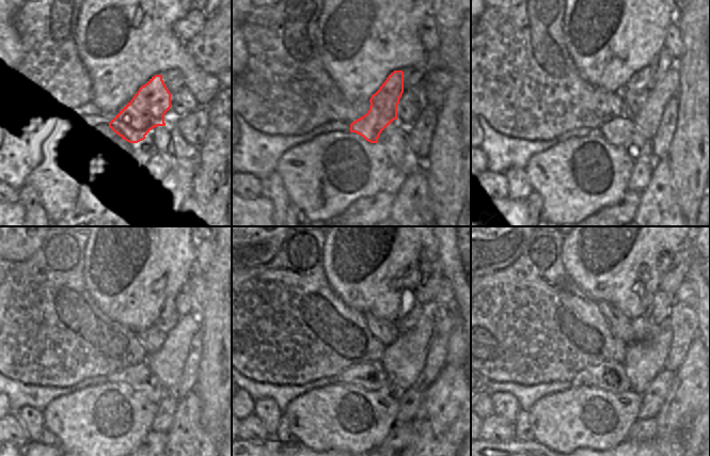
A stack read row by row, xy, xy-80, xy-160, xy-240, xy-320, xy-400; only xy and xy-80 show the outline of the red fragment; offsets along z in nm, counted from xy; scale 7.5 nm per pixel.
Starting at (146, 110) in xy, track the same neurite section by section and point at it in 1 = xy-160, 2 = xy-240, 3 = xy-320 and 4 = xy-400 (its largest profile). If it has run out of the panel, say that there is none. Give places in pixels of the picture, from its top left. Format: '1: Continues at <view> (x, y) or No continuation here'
1: Continues at xy-160 (641, 80)
2: Continues at xy-240 (168, 318)
3: Continues at xy-320 (406, 324)
4: Continues at xy-400 (658, 311)

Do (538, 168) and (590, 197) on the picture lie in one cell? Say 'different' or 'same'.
same

